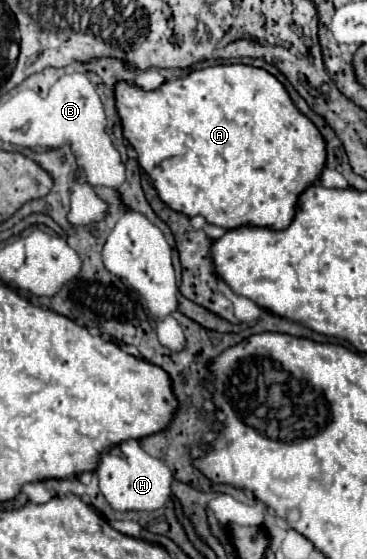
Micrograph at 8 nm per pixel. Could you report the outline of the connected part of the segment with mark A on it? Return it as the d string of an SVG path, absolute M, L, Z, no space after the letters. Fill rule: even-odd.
M221 64L221 66L209 66L203 70L193 70L183 78L175 78L175 80L165 80L159 88L155 90L143 90L135 84L129 82L115 82L115 108L117 114L121 118L121 126L123 126L123 138L129 142L129 146L137 152L137 162L139 166L145 170L147 178L153 182L159 198L175 212L181 212L185 216L197 216L201 214L207 222L221 226L225 230L231 228L239 228L239 226L267 226L267 228L275 228L281 230L285 226L289 226L293 222L295 216L295 200L297 196L313 182L317 182L323 166L325 166L325 140L319 134L319 130L315 128L315 124L303 116L291 102L287 90L283 88L283 84L269 74L263 68L255 68L255 66L245 66L245 64Z

